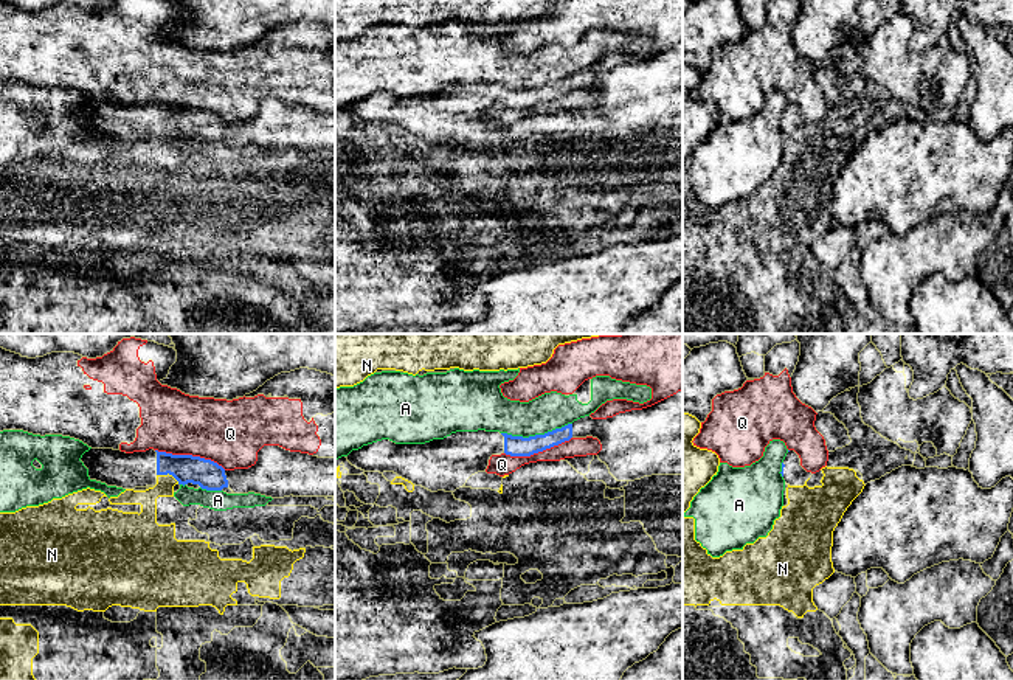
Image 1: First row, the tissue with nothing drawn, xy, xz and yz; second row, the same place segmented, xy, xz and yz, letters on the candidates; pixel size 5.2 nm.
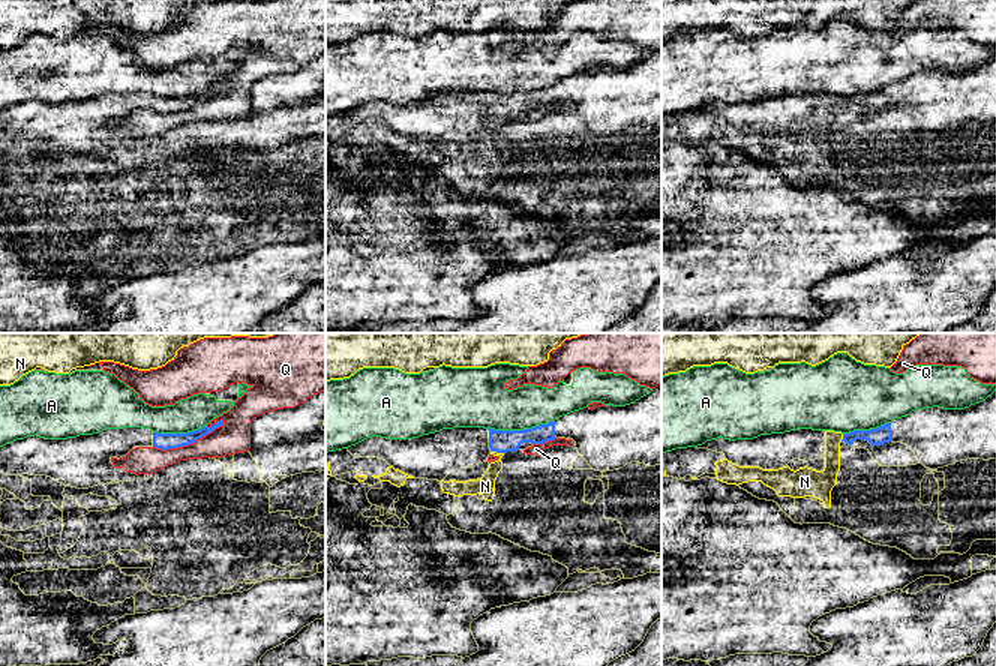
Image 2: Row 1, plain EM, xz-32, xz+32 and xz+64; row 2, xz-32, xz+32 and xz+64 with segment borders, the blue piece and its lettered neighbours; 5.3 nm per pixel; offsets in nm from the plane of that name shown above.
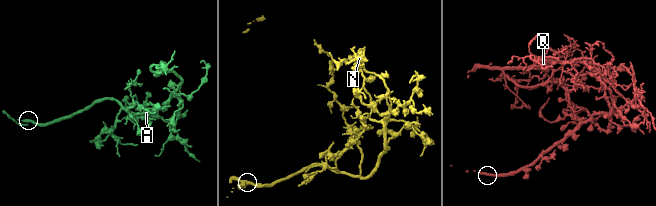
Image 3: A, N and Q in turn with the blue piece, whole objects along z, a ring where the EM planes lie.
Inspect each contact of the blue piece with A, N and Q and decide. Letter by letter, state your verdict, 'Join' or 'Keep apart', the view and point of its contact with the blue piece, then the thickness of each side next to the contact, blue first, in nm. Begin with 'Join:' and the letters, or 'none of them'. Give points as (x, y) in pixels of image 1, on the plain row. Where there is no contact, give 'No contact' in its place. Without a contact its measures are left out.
Join: none of them
A: Keep apart. Touches blue at xz (535, 87). Thickness 110 nm (blue) against 200 nm
N: Keep apart. Touches blue at xy (168, 124). Thickness 150 nm (blue) against 100 nm
Q: Keep apart. Touches blue at xy (191, 107). Thickness 150 nm (blue) against 340 nm

